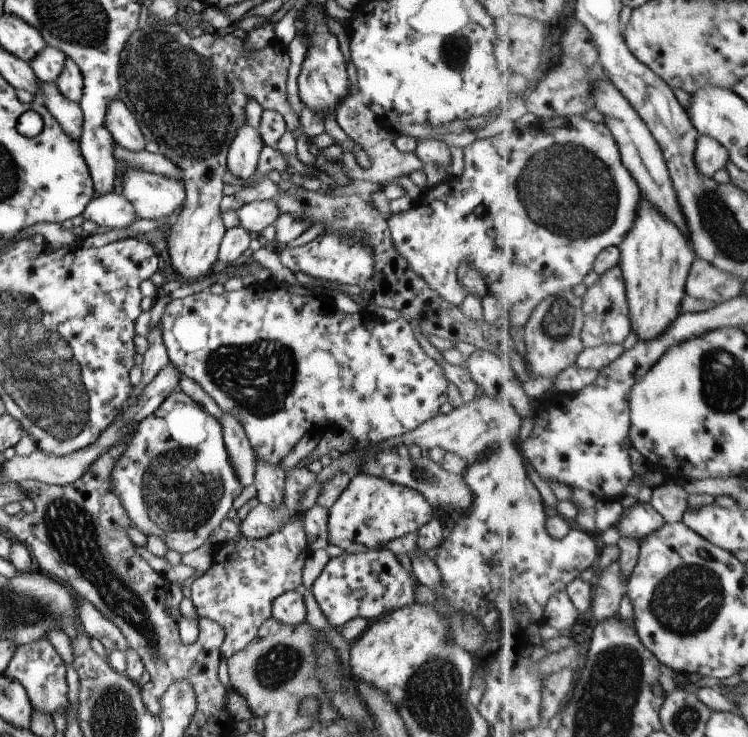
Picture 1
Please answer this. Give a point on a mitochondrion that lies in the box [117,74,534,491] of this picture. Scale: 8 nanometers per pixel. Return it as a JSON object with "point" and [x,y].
{"point":[259,377]}

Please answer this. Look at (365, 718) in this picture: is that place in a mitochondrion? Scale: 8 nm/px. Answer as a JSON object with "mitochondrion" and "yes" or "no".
{"mitochondrion":"no"}

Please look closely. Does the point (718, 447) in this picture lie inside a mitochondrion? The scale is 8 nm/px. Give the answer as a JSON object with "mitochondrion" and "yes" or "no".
{"mitochondrion":"no"}

